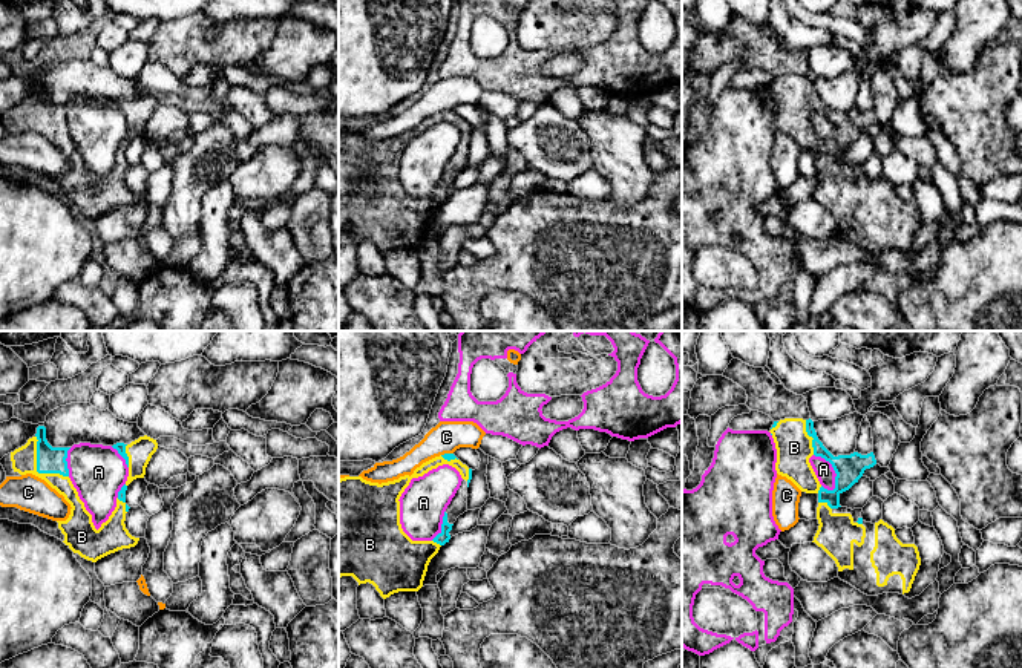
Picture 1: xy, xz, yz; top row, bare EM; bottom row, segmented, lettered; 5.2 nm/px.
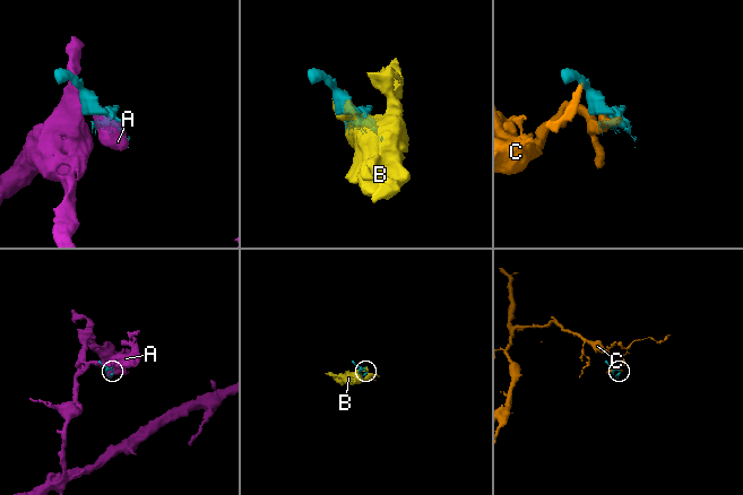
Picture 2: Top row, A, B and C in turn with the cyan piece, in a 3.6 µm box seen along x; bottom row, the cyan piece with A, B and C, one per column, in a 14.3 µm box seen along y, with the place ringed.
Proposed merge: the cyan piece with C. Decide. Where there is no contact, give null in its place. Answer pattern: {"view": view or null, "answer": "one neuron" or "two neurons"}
{"view": "xz", "answer": "two neurons"}

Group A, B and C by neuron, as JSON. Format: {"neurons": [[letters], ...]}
{"neurons": [["A"], ["B"], ["C"]]}

